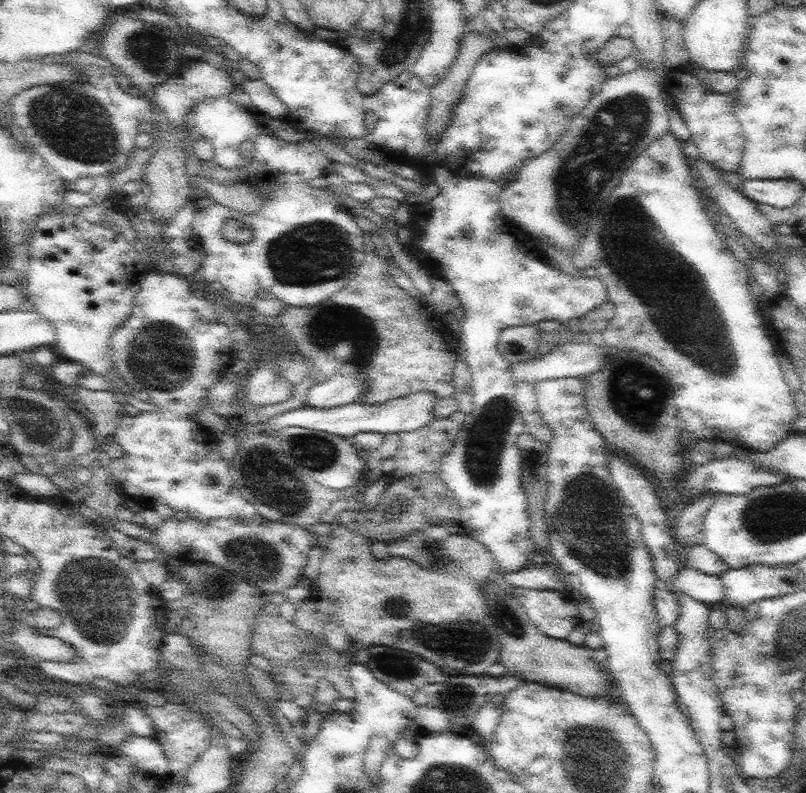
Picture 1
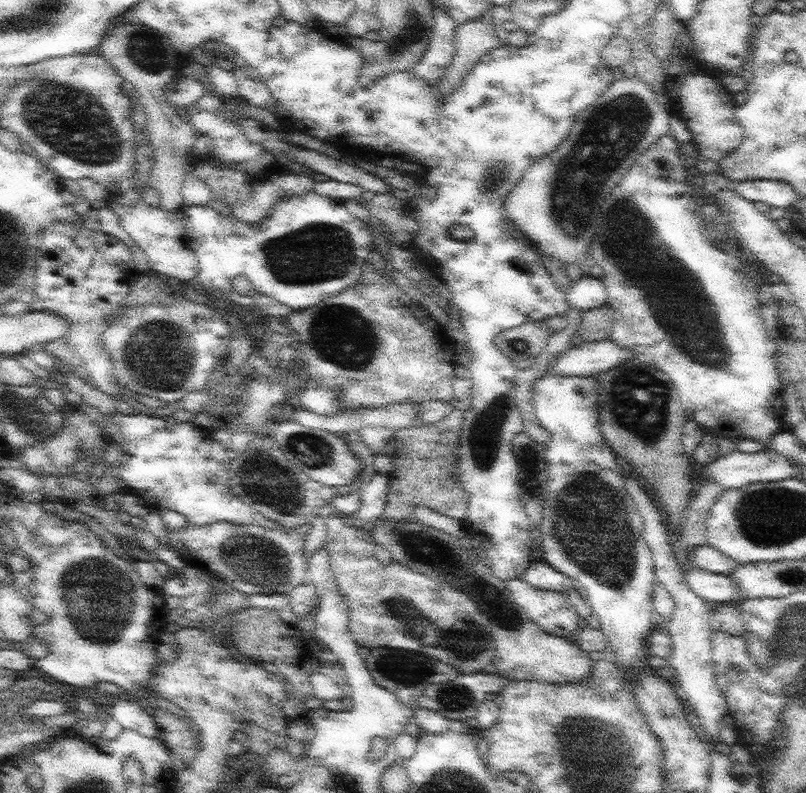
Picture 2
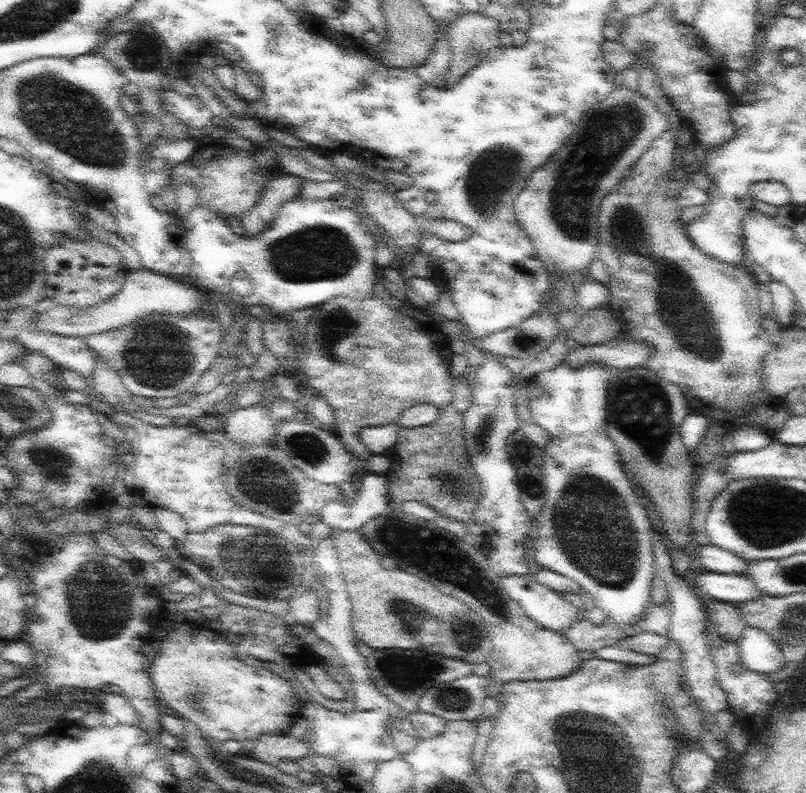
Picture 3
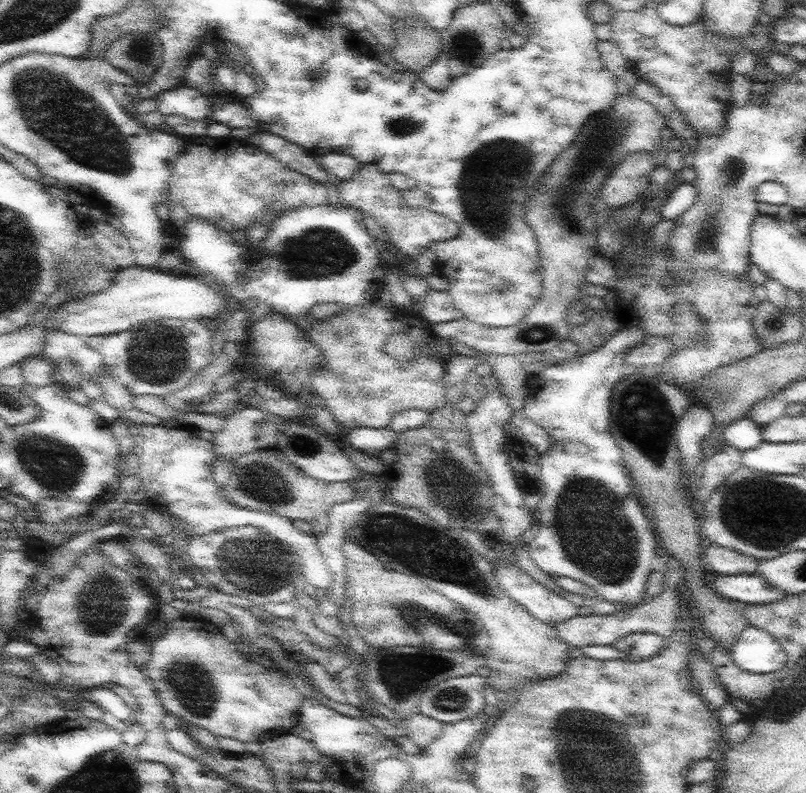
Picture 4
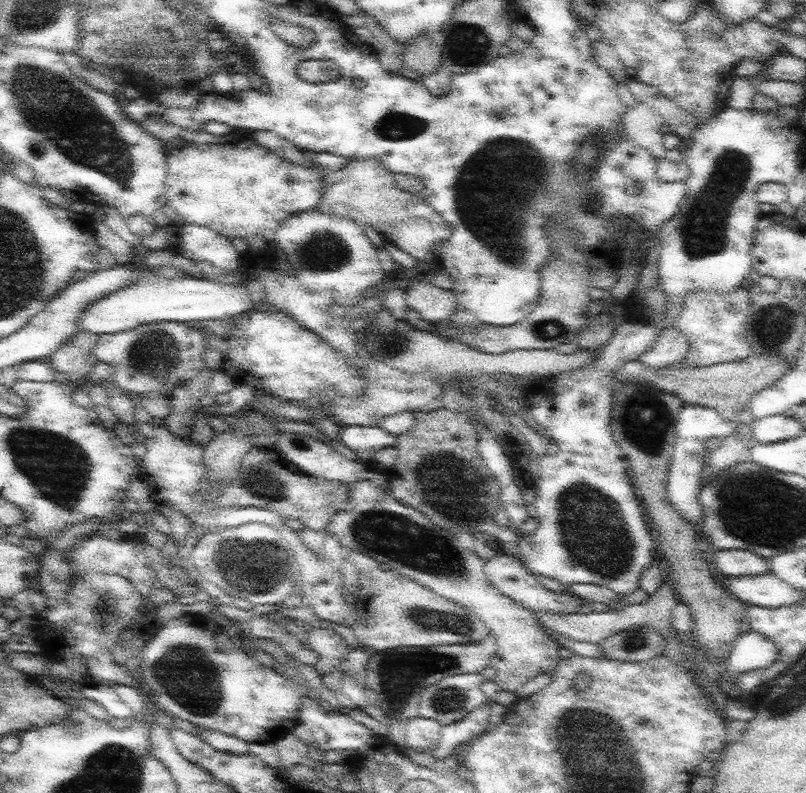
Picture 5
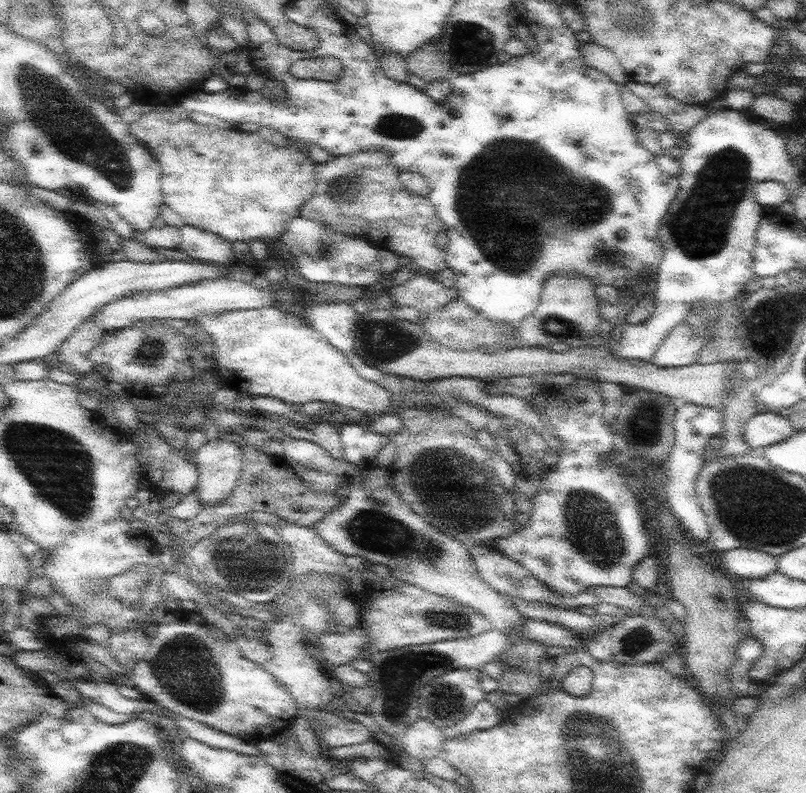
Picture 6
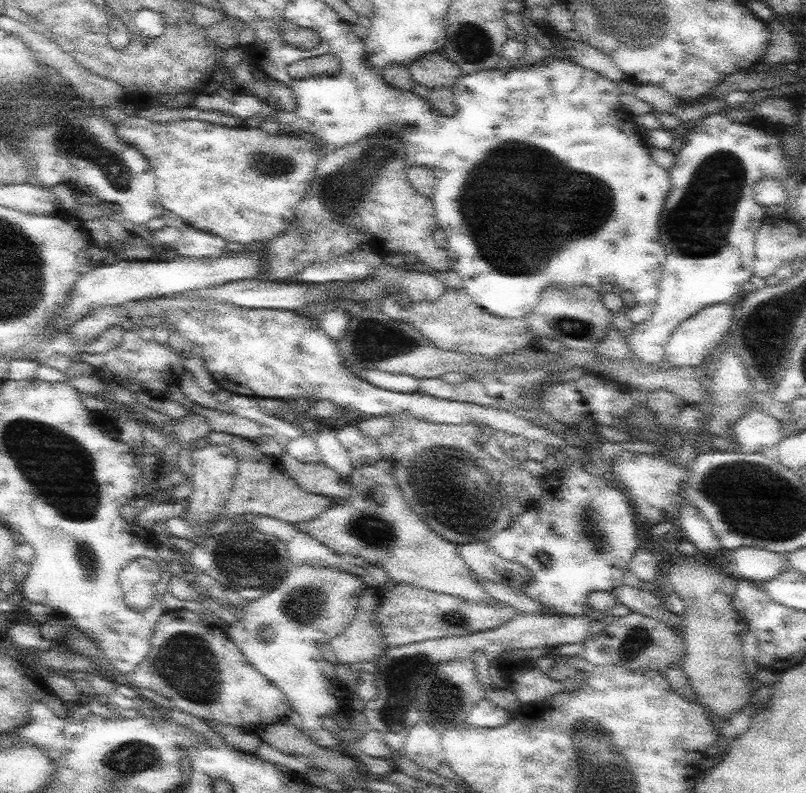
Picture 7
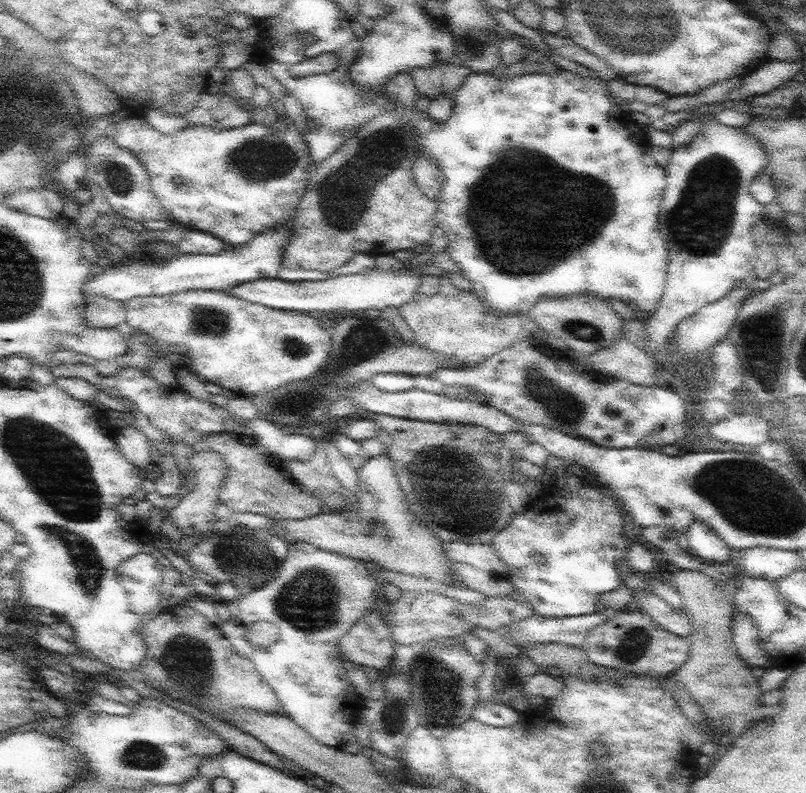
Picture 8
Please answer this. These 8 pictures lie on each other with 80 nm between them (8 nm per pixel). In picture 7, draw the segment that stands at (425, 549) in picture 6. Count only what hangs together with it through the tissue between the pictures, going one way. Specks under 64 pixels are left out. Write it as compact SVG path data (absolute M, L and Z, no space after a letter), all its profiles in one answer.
M380 459L371 465L354 468L351 472L350 483L353 486L351 498L337 502L332 508L325 510L324 514L320 514L319 518L314 518L310 522L296 523L296 528L300 532L318 539L318 542L324 543L340 558L359 556L369 563L377 564L388 574L388 578L385 579L387 584L413 584L434 592L443 592L462 597L466 601L482 604L500 601L495 600L492 594L483 590L477 581L478 576L460 556L459 545L444 540L440 534L436 536L430 525L419 514L414 513L404 498L402 489L398 486L390 460Z

